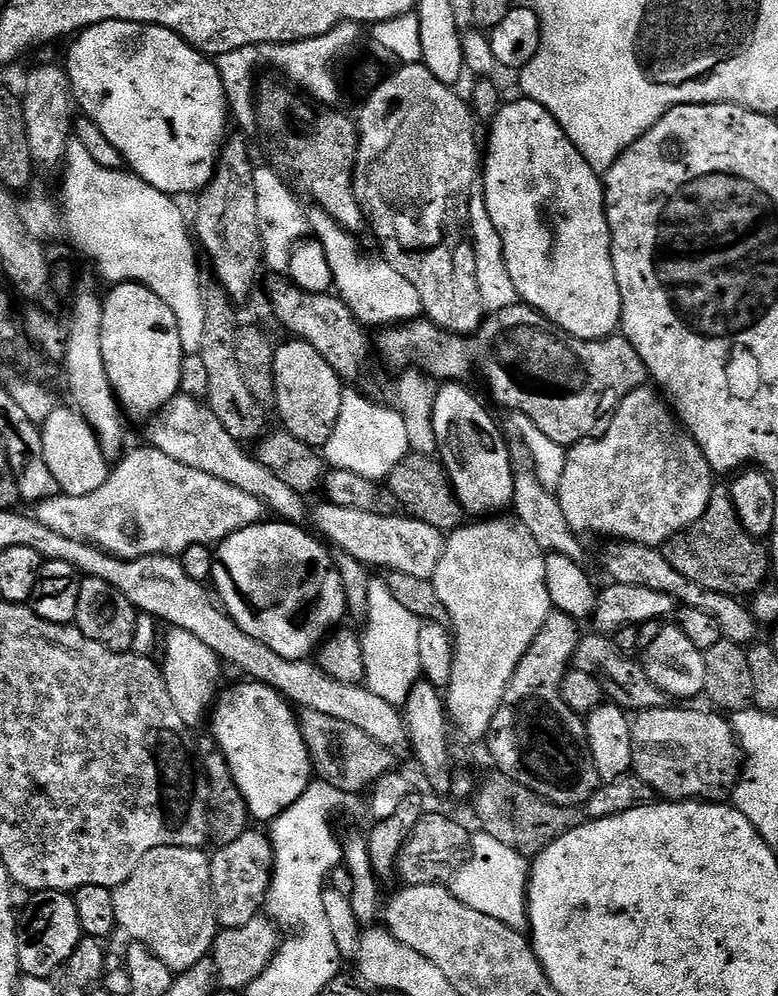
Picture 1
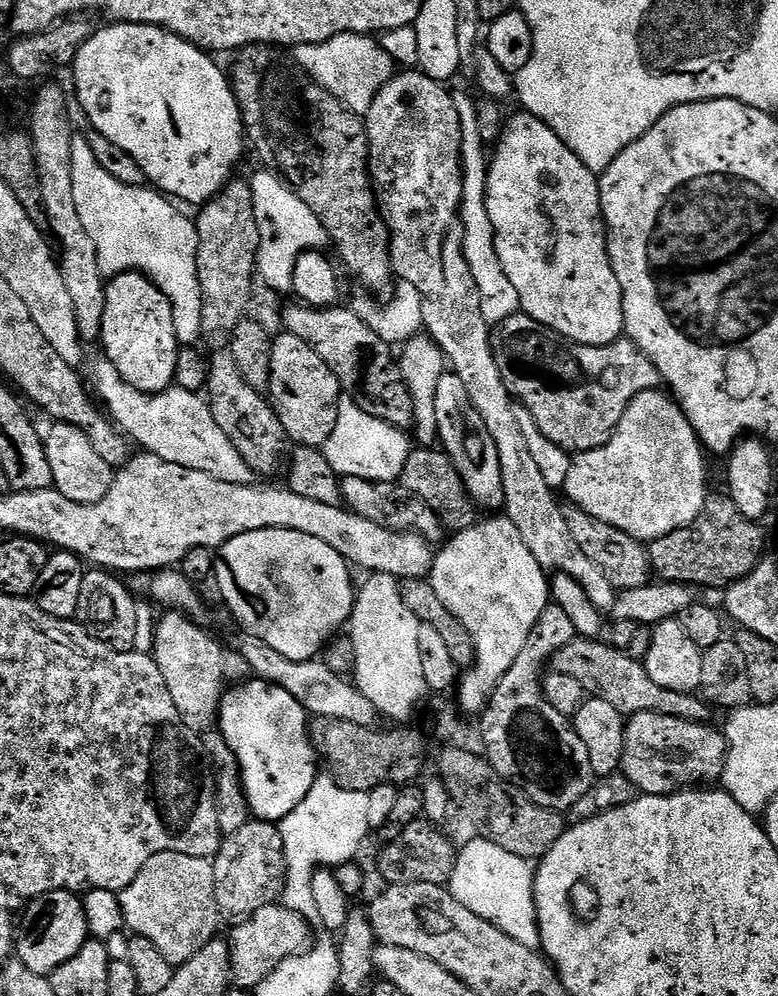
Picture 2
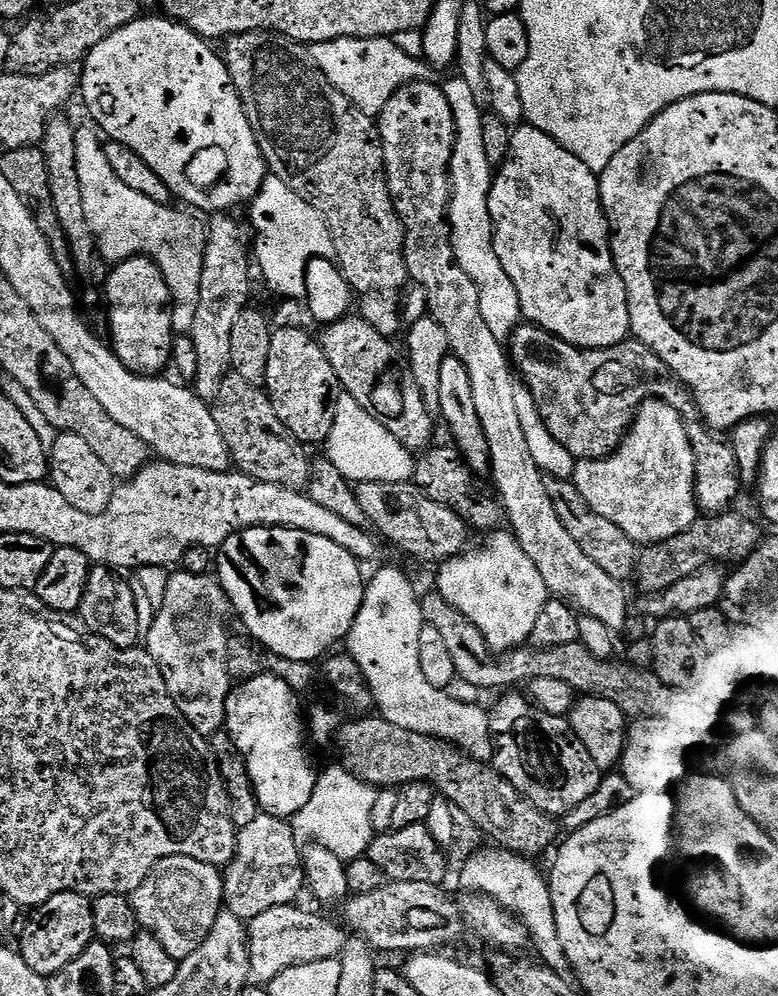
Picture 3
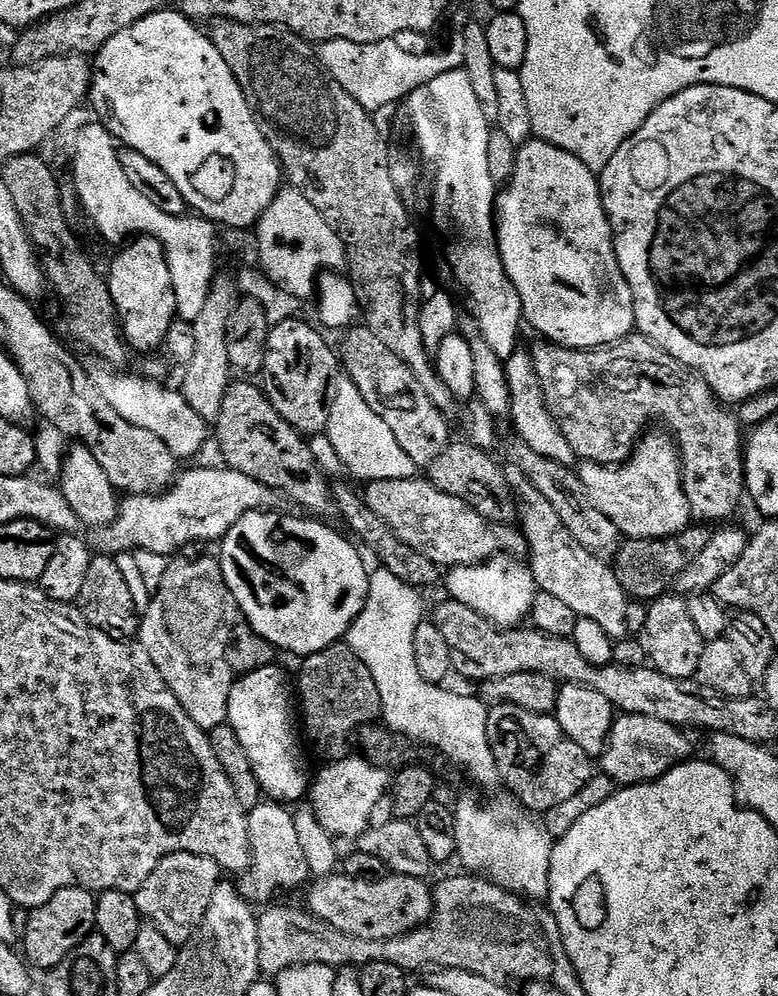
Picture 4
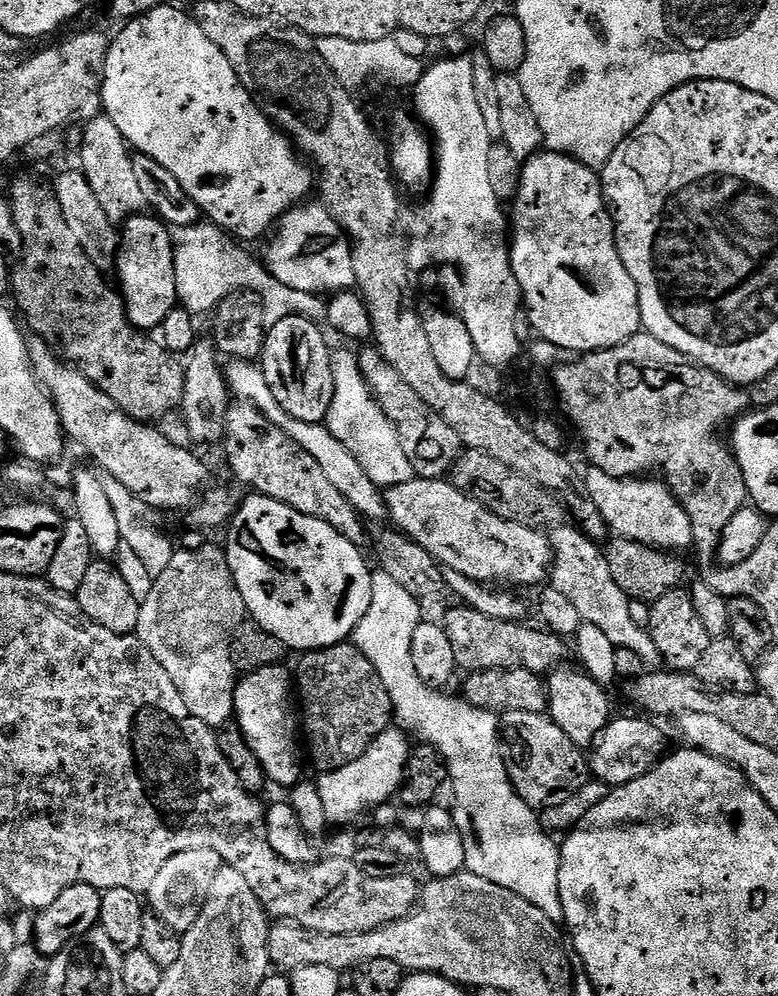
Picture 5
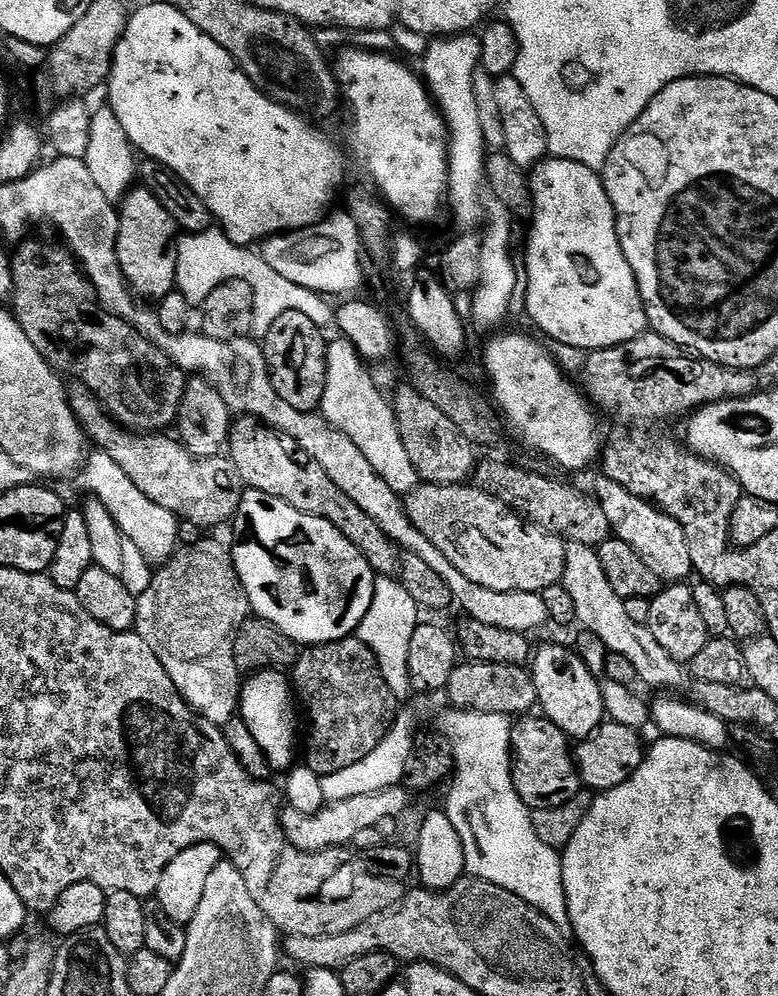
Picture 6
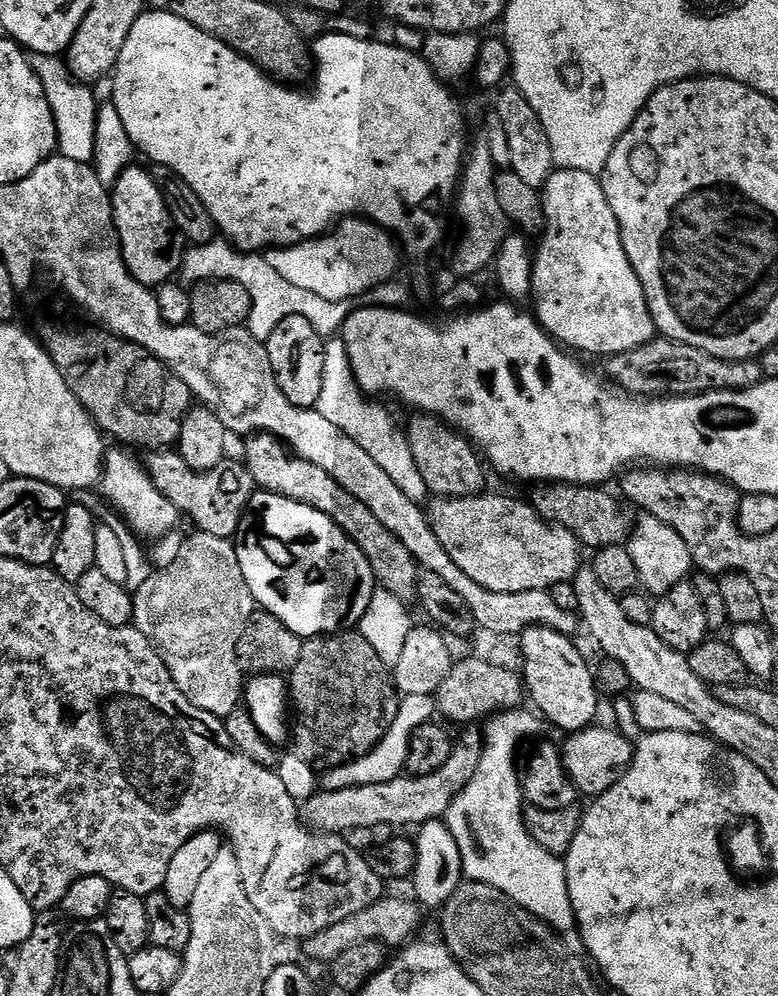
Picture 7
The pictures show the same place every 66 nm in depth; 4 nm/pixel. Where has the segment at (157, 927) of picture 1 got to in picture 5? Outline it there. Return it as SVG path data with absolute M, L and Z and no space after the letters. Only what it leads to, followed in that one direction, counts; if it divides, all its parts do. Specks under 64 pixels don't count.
M186 850L182 854L174 854L162 870L158 870L153 884L146 889L146 904L150 911L162 918L166 926L170 926L181 934L190 930L194 922L198 922L198 914L208 901L210 885L218 875L222 861L214 850Z

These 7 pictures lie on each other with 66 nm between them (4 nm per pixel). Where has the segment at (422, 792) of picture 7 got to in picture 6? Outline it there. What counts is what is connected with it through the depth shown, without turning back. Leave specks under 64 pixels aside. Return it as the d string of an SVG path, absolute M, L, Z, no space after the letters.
M403 786L387 788L374 794L358 794L358 798L346 798L342 802L328 802L311 816L285 807L280 813L280 829L284 838L300 852L321 852L326 848L343 848L351 845L355 836L371 833L382 818L400 818L411 806L413 793Z

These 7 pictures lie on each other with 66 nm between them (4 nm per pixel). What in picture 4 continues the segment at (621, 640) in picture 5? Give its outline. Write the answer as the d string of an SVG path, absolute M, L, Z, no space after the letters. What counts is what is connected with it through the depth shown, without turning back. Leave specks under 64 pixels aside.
M515 466L504 468L506 482L510 482L512 491L516 493L518 505L518 528L523 532L528 544L527 559L530 561L532 577L536 580L539 591L554 594L581 620L598 622L602 630L612 641L617 642L629 635L626 626L626 606L630 598L622 590L615 571L605 561L594 558L594 554L582 550L578 542L570 535L570 530L562 526L562 518L554 511L554 506L538 494L538 490Z

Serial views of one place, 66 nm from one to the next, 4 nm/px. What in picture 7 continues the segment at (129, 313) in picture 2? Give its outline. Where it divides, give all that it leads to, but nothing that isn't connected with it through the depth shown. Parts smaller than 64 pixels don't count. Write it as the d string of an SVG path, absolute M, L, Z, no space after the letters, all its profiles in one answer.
M130 166L111 185L114 226L120 235L122 258L130 274L147 288L156 290L171 281L184 267L186 241L172 221L166 198L155 175L144 168Z

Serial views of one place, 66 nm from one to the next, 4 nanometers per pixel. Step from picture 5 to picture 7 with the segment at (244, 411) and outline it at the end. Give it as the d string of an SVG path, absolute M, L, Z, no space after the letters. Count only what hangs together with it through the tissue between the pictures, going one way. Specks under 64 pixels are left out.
M257 432L247 437L248 445L244 448L243 463L247 464L250 474L254 478L257 489L265 492L273 492L279 496L290 498L294 502L302 502L314 506L314 510L322 510L322 514L330 517L348 538L355 542L366 554L366 558L372 567L372 573L376 575L376 583L396 598L405 602L417 599L420 591L420 573L422 571L416 559L378 522L378 517L354 494L342 490L322 466L314 466L314 462L306 462L298 453L293 452L283 440L272 436L269 432Z

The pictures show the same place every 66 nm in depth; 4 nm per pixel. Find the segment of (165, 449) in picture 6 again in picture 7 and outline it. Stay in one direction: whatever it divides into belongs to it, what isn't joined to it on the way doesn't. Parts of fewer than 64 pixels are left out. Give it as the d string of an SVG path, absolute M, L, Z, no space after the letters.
M156 450L146 468L151 473L154 486L174 504L179 515L190 514L197 522L199 531L225 538L235 537L252 493L257 491L254 478L247 464L239 459L226 458L214 472L195 472L176 450Z

